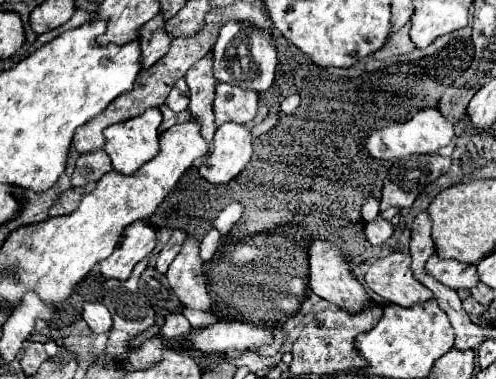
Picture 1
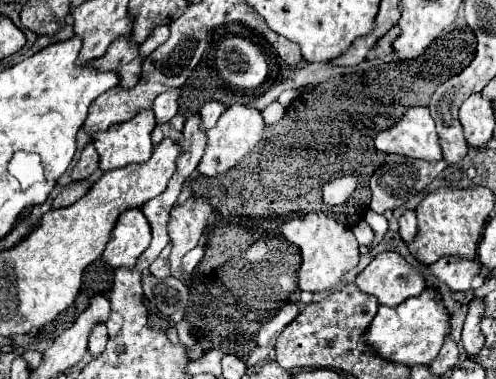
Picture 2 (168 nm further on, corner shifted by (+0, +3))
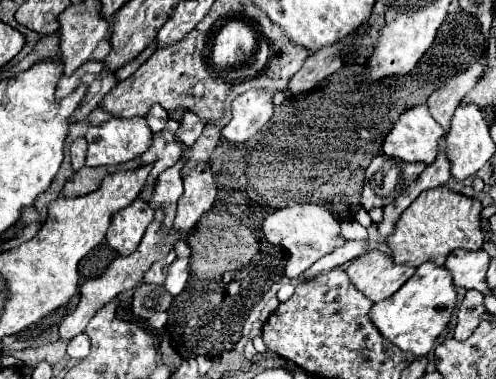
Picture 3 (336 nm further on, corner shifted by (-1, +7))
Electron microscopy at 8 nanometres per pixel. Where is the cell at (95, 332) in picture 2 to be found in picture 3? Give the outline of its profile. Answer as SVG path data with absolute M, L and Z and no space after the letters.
M80 333L80 335L76 335L72 341L68 341L68 343L66 343L66 353L68 353L70 357L76 357L76 359L86 357L86 353L90 353L90 341L86 341L86 335Z

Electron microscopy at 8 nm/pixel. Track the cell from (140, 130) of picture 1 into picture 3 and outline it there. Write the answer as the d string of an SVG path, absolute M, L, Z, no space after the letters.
M144 117L108 119L86 131L86 165L118 165L144 155L152 143L150 127Z

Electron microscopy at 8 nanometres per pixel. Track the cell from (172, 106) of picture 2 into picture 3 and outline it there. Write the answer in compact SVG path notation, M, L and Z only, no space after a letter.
M154 105L144 119L148 121L148 127L152 129L152 133L158 133L158 131L164 129L164 125L168 121L168 113L160 105Z

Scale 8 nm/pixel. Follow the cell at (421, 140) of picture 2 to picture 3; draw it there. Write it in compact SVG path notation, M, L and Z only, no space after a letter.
M416 105L400 115L384 139L384 153L408 163L422 161L430 165L438 155L438 139L444 129L432 119L426 105Z

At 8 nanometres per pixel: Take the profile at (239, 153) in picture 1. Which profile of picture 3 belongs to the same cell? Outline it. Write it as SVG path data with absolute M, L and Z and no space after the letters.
M252 89L232 101L232 119L222 129L222 137L232 143L244 143L266 125L274 113L274 89Z

